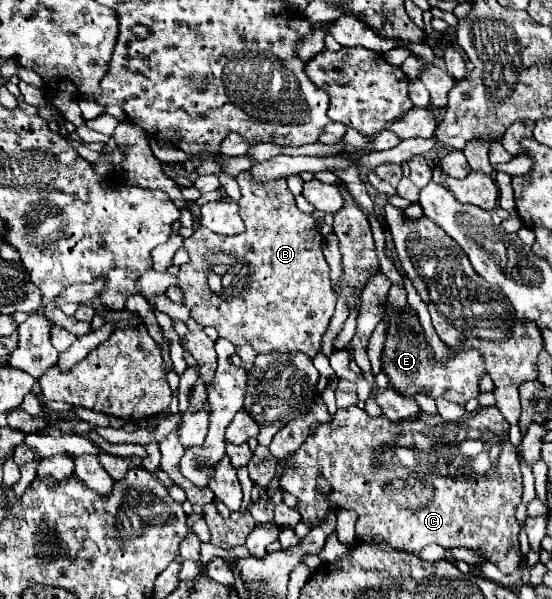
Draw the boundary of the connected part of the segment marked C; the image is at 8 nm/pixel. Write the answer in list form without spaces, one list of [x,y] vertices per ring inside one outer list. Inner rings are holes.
[[[345,407],[345,409],[337,409],[337,413],[333,415],[333,419],[329,423],[323,423],[315,435],[311,435],[307,439],[307,443],[303,443],[303,447],[291,455],[291,459],[287,459],[287,469],[285,469],[285,475],[281,477],[281,487],[295,495],[299,499],[299,513],[303,515],[303,521],[309,525],[309,527],[315,527],[317,521],[325,519],[329,509],[335,507],[335,509],[353,509],[357,515],[359,515],[359,521],[356,522],[356,535],[359,541],[387,541],[393,549],[397,551],[405,551],[405,553],[413,553],[413,555],[419,555],[419,551],[431,543],[435,545],[441,545],[445,549],[451,549],[451,547],[469,547],[469,549],[475,549],[477,553],[481,553],[487,561],[491,561],[493,565],[497,565],[501,569],[501,573],[509,575],[513,571],[517,571],[523,555],[521,555],[521,549],[519,549],[519,541],[517,541],[517,533],[519,533],[519,523],[515,519],[515,509],[517,505],[521,503],[521,495],[523,495],[523,481],[521,481],[521,471],[519,471],[519,459],[517,459],[517,449],[511,445],[509,441],[509,423],[503,419],[501,411],[497,407],[481,407],[481,427],[479,429],[473,429],[471,427],[471,419],[475,417],[477,413],[471,413],[471,415],[465,415],[461,421],[443,421],[439,415],[427,415],[427,413],[421,413],[421,419],[415,421],[415,423],[409,423],[409,421],[401,421],[401,423],[393,423],[385,417],[369,417],[363,409],[359,407]],[[469,433],[475,433],[475,435],[491,435],[491,455],[489,451],[485,451],[485,459],[477,461],[477,459],[465,459],[461,457],[459,453],[459,447],[463,441],[469,439]],[[319,475],[325,475],[325,479],[331,483],[333,491],[329,495],[321,495],[315,487],[315,481]]]

